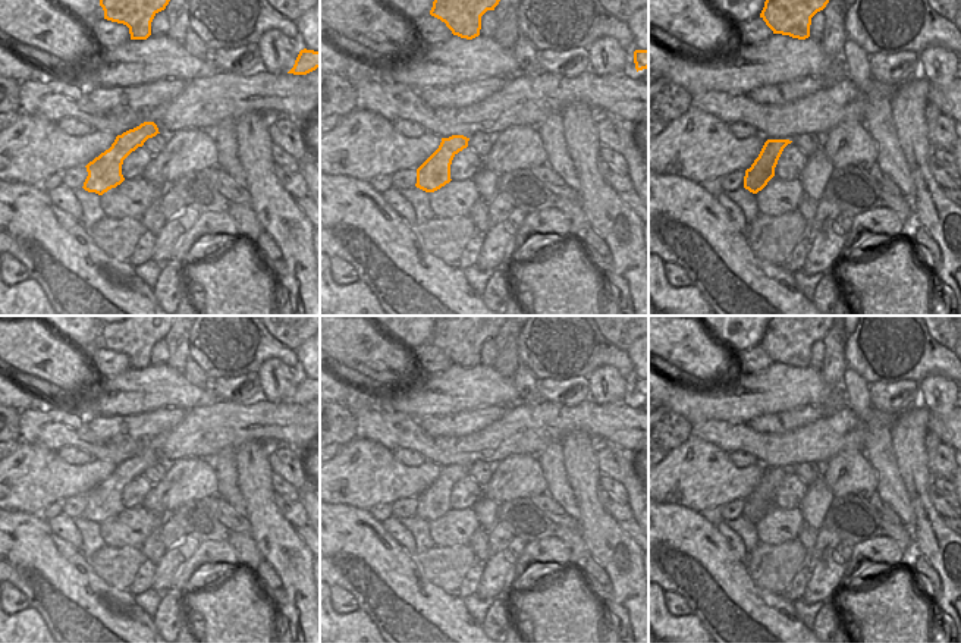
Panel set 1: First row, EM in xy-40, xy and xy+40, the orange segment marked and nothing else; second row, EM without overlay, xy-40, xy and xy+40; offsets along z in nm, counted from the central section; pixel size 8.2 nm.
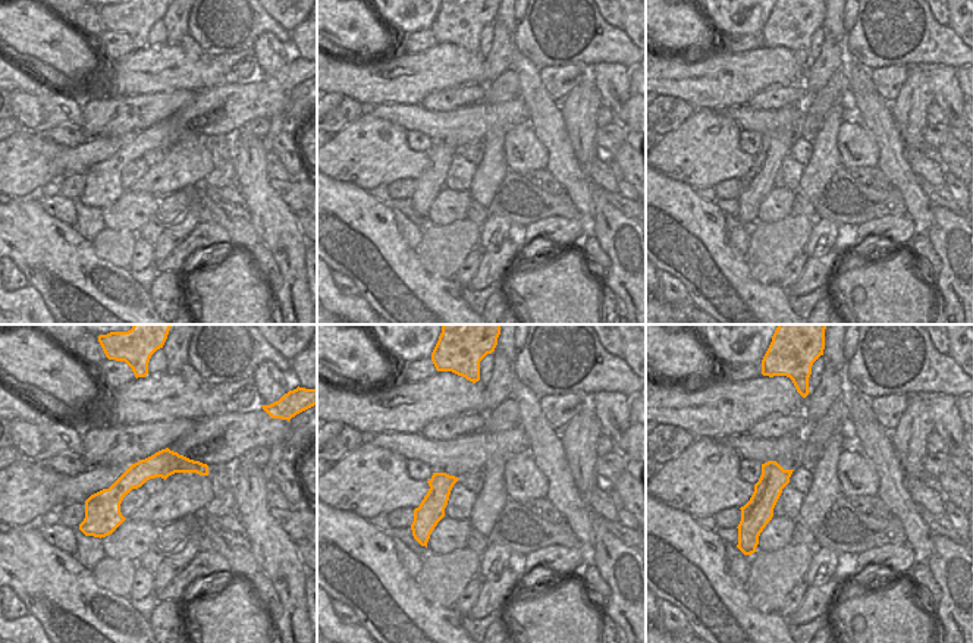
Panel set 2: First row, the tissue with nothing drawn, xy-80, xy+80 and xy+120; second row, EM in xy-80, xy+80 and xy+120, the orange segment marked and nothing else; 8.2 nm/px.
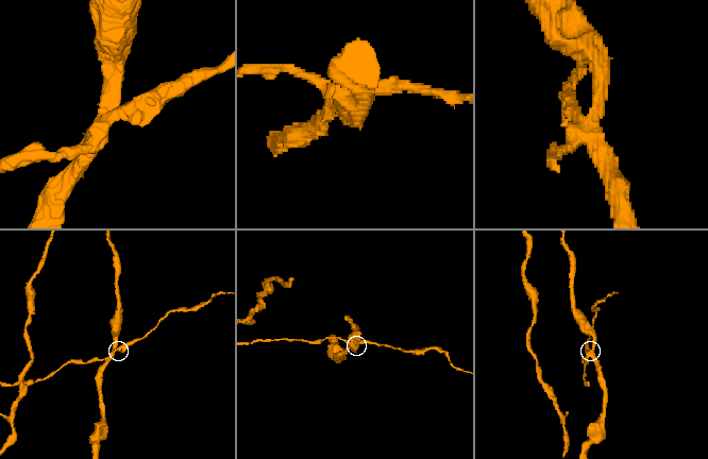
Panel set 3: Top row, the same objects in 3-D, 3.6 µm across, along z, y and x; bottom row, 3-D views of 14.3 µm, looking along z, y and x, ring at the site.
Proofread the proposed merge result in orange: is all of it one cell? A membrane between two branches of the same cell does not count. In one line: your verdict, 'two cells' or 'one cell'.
two cells

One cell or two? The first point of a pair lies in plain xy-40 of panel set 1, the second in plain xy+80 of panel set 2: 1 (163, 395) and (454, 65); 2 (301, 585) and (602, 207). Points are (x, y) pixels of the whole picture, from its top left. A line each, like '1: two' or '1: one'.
1: one
2: one

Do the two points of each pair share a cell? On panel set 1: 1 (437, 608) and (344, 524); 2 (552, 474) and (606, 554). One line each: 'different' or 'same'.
1: same
2: different

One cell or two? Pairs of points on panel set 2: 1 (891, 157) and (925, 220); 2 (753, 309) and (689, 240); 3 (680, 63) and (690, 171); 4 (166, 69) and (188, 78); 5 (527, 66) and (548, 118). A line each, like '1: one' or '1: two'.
1: one
2: one
3: two
4: one
5: one

